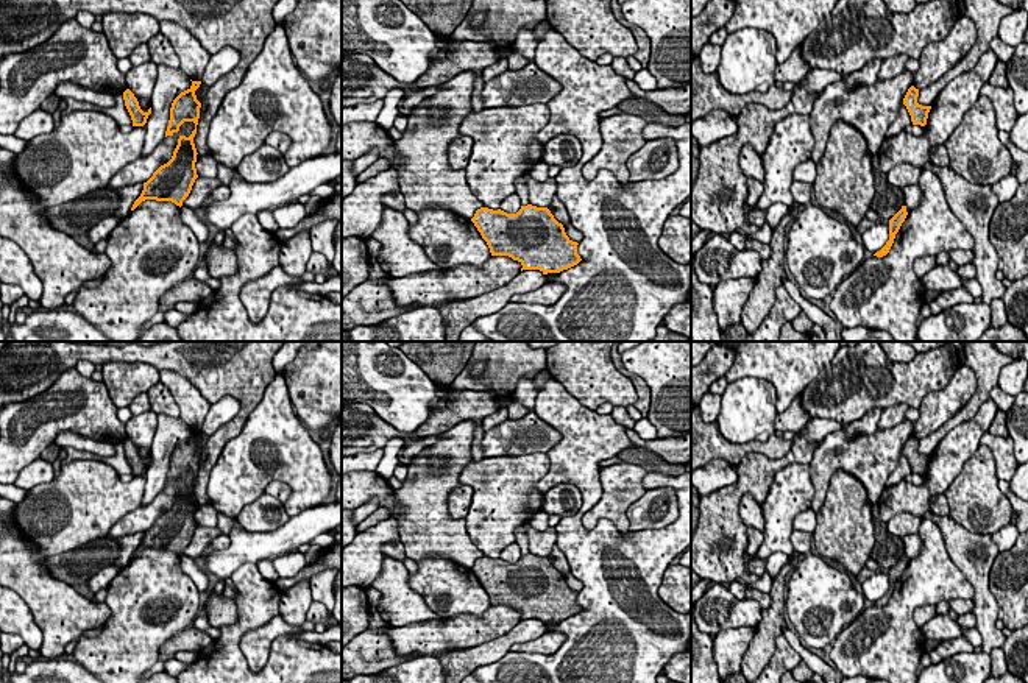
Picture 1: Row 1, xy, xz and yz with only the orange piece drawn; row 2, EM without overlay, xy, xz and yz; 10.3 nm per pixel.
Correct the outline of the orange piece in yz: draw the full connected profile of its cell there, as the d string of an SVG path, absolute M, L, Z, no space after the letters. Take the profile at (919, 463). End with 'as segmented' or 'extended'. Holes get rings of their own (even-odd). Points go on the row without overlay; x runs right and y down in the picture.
M911 435L908 438L905 448L903 448L903 454L906 455L909 465L911 465L913 474L925 476L931 455L922 455L922 454L919 454L917 452L917 446L919 446L919 438L916 438L914 435Z | as segmented

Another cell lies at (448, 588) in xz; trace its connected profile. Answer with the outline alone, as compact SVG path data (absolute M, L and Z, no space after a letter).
M437 554L417 561L417 572L409 574L409 586L445 619L459 614L480 618L491 607L487 591L471 569Z

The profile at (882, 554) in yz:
M875 504L872 507L872 518L875 543L870 550L870 558L878 566L891 569L905 555L903 538L888 533L881 529L881 522L878 519L878 505Z

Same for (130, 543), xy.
M144 532L115 538L120 546L120 555L114 566L123 568L129 563L134 550L140 546L144 540Z

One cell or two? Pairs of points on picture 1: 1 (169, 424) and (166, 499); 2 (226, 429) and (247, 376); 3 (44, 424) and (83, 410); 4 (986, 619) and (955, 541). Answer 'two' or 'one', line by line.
1: two
2: one
3: one
4: one

